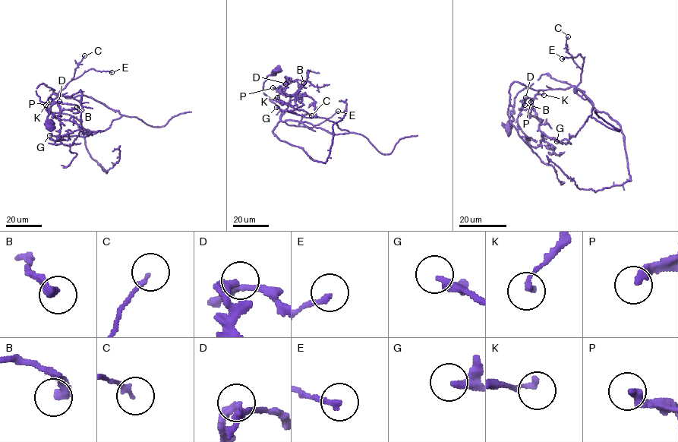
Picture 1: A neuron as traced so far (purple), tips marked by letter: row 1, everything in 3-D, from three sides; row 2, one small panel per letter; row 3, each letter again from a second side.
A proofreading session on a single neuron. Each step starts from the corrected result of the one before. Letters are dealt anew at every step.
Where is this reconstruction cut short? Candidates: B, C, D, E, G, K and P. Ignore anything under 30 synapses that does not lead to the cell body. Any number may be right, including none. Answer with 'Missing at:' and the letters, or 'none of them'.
Missing at: none of them

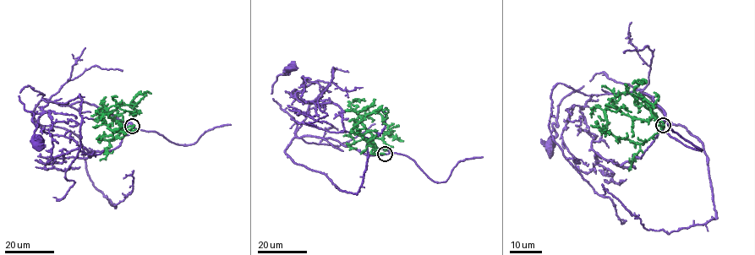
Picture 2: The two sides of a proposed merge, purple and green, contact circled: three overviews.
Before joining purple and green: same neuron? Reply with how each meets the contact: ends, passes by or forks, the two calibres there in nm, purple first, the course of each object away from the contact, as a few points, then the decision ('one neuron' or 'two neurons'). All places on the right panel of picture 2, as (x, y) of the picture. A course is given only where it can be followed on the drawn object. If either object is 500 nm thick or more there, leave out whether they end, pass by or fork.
purple passes by; green ends there; 280 nm thick on the purple side, 280 nm on the other; purple runs (663, 124), (665, 113), (642, 89), (702, 143), (715, 218), (648, 230), (604, 194); green runs (664, 124), (653, 118), (633, 119), (622, 113), (610, 99), (609, 104), (626, 107), (623, 104); two neurons

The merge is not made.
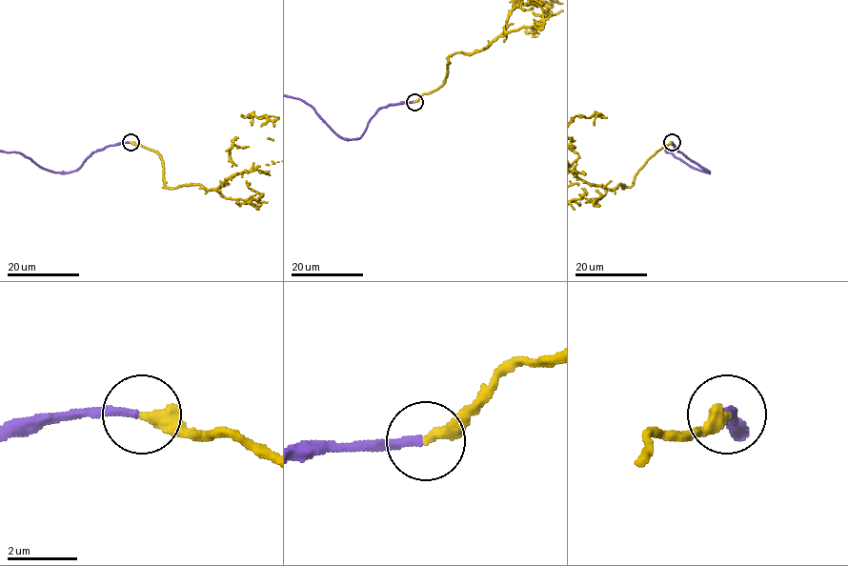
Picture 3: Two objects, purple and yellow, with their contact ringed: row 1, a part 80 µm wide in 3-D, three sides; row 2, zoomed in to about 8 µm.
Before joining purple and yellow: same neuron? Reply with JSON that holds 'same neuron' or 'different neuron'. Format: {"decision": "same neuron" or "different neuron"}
{"decision": "same neuron"}

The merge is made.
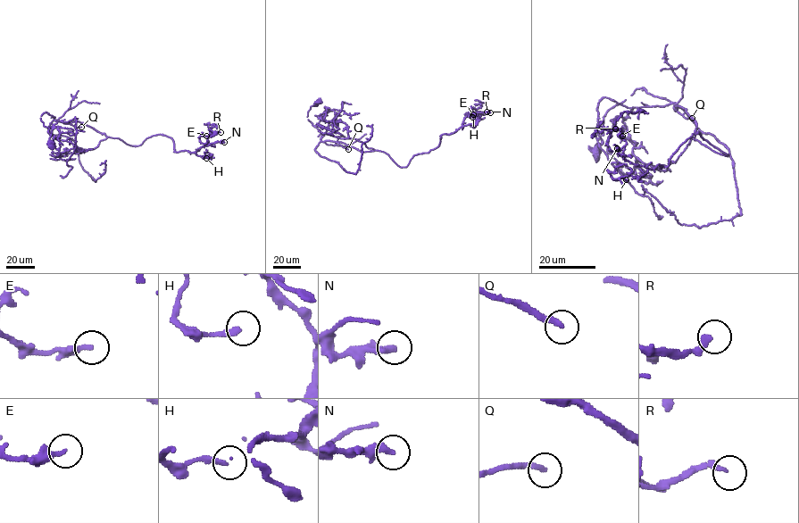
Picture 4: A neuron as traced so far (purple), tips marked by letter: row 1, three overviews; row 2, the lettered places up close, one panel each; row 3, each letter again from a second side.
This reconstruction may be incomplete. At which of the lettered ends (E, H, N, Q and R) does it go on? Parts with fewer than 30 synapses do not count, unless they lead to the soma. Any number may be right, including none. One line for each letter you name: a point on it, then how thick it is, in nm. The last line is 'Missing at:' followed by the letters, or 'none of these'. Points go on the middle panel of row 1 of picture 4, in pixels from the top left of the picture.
Q: at (348, 149); 220 nm thick
Missing at: Q

